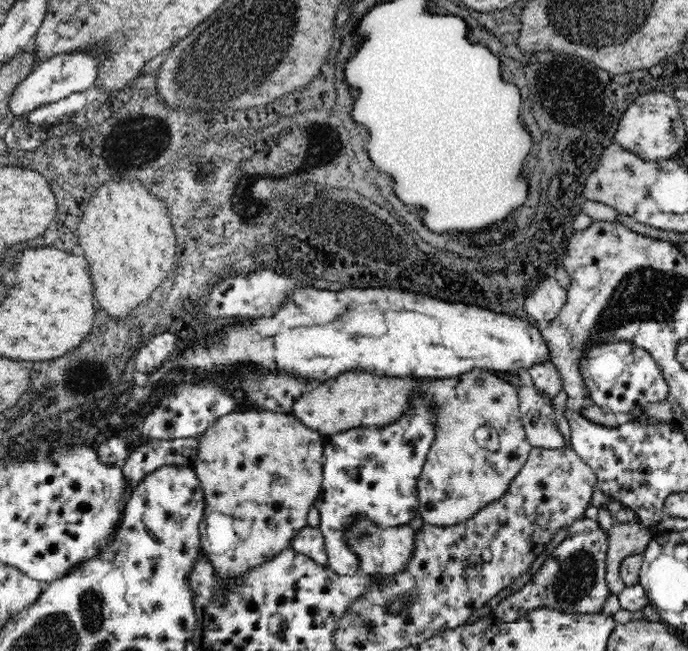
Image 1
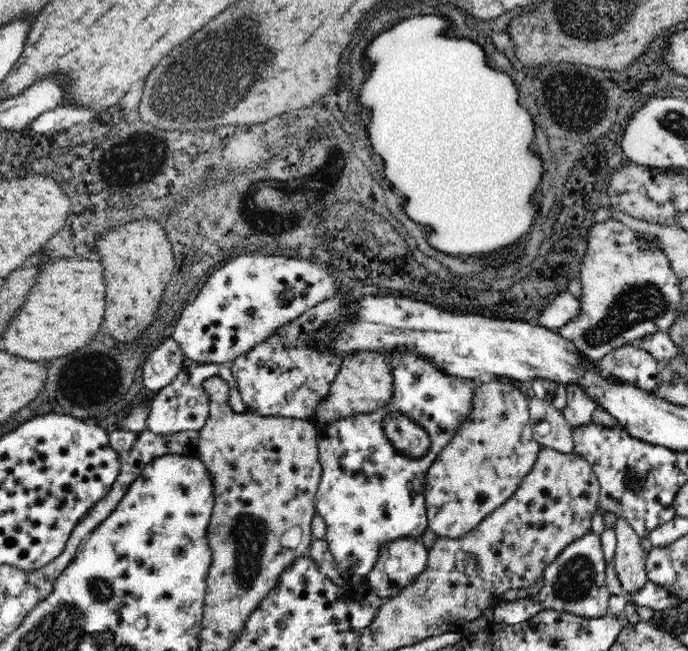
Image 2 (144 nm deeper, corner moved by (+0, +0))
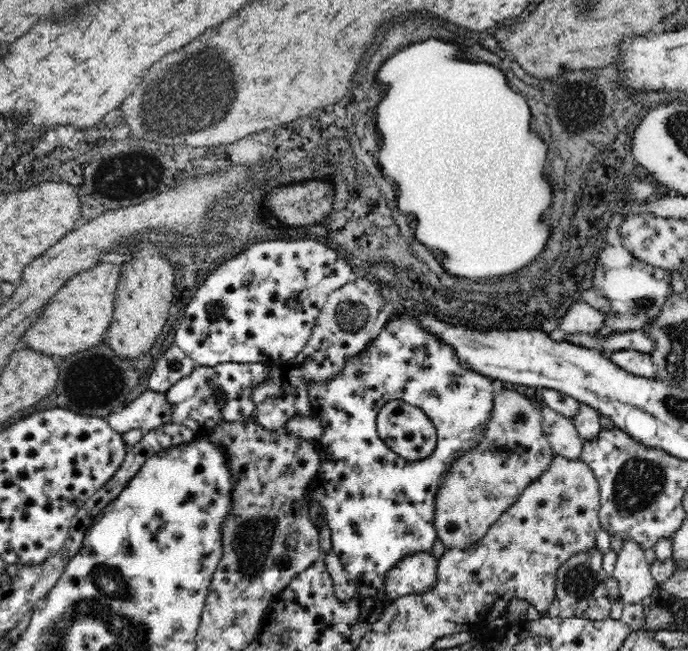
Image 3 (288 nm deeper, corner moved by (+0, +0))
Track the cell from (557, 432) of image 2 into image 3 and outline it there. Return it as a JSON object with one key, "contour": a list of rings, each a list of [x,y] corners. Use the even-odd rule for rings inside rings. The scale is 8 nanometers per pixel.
{"contour":[[[550,408],[544,410],[544,434],[550,440],[552,452],[566,460],[580,460],[586,440],[574,426],[574,420],[560,416]]]}

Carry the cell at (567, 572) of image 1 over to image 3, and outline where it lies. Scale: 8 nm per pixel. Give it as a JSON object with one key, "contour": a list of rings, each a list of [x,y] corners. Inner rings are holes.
{"contour":[[[592,548],[588,552],[574,554],[564,566],[560,566],[556,574],[556,602],[550,604],[550,608],[544,612],[546,618],[584,618],[592,622],[610,620],[612,614],[612,596],[606,588],[606,576],[604,570],[604,556]]]}

